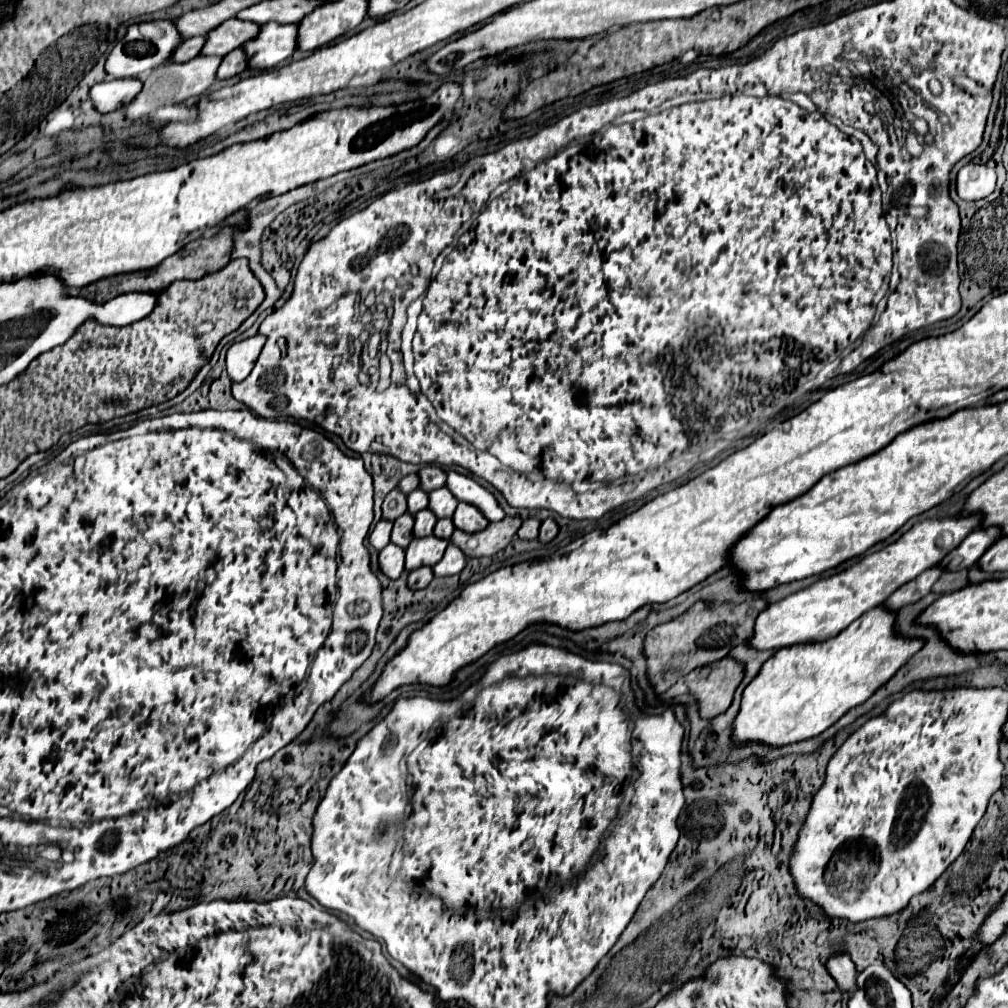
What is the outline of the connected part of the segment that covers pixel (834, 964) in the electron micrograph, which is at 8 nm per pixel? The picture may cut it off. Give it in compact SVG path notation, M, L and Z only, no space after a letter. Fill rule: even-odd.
M839 953L837 957L833 955L831 961L827 961L827 971L837 981L841 991L849 991L849 993L855 991L857 971L855 971L855 965L853 965L849 953Z

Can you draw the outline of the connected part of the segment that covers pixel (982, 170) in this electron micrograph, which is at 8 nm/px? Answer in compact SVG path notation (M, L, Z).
M965 165L957 175L957 193L965 201L979 201L993 193L995 189L995 171L987 165Z

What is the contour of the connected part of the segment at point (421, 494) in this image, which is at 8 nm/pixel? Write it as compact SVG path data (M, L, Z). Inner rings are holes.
M417 487L411 495L407 495L407 501L409 501L409 511L417 513L419 509L427 507L427 493L421 487Z

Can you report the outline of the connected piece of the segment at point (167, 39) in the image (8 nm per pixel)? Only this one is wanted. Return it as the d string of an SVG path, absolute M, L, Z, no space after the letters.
M165 19L165 21L149 21L149 23L139 23L139 25L131 25L125 39L115 43L107 63L105 63L105 71L107 75L111 75L113 79L121 79L121 77L143 77L149 71L153 71L155 67L161 67L169 61L171 53L175 53L175 49L183 43L183 37L179 35L177 27L173 21Z

